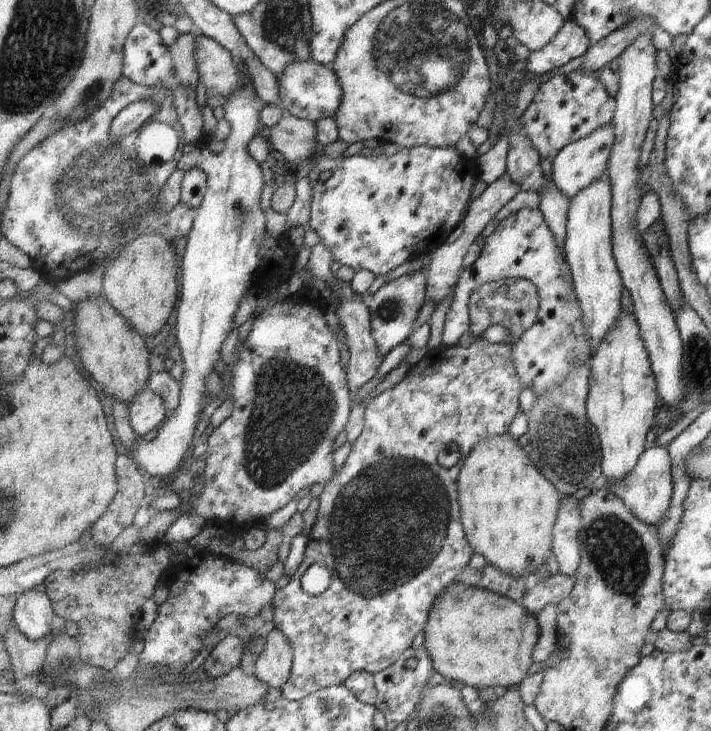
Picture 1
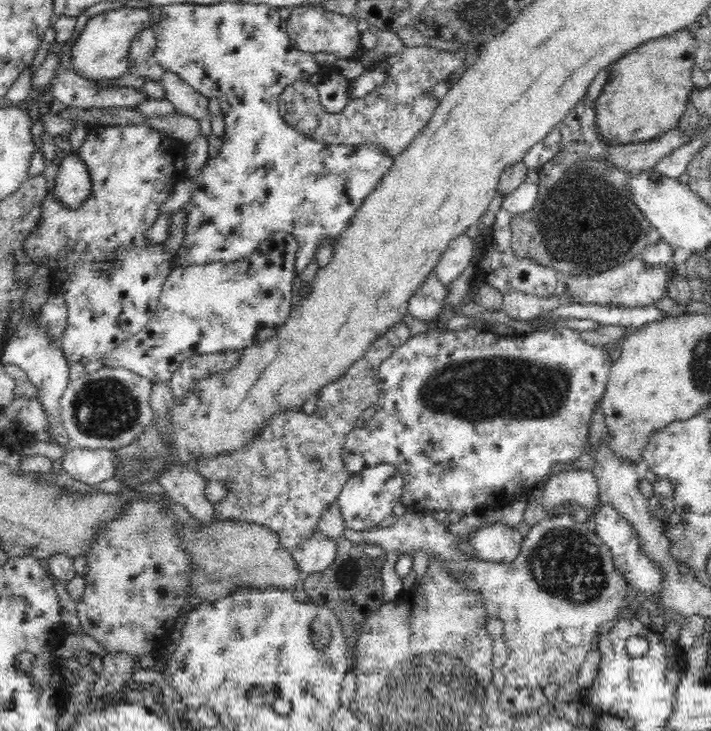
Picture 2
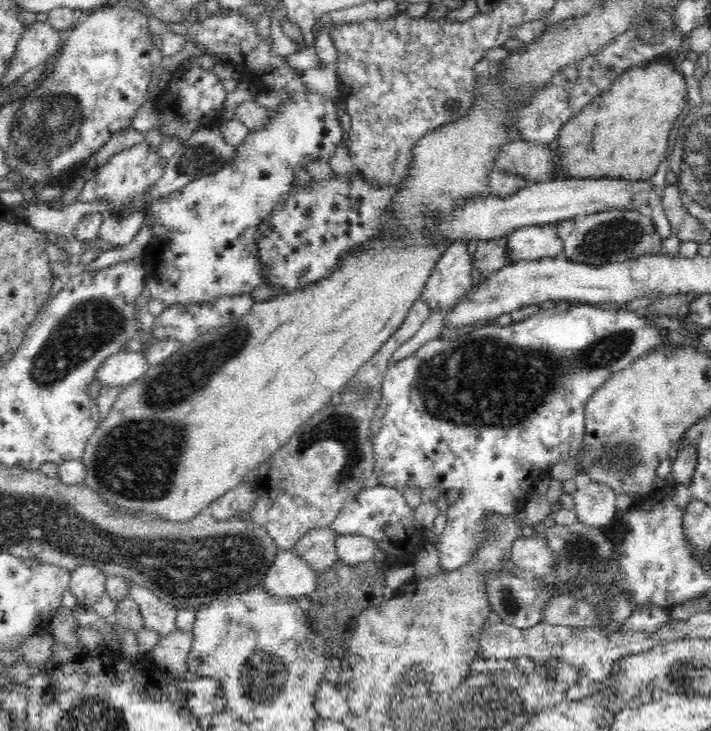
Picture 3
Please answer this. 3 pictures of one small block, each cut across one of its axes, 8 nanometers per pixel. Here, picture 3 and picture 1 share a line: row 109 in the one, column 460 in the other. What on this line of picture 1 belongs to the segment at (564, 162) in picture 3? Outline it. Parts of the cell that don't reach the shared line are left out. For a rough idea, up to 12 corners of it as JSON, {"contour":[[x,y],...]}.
{"contour":[[453,582],[423,646],[449,681],[518,687],[537,616]]}

